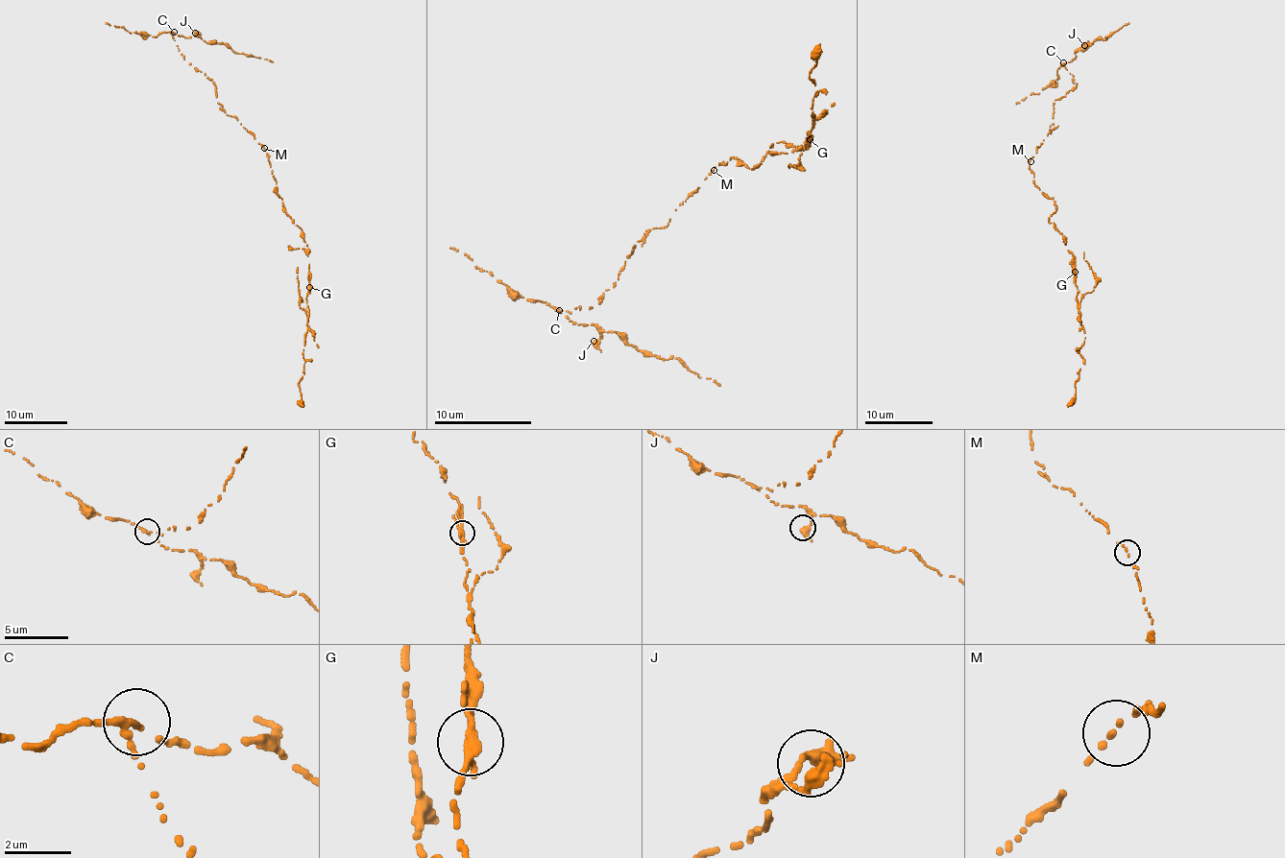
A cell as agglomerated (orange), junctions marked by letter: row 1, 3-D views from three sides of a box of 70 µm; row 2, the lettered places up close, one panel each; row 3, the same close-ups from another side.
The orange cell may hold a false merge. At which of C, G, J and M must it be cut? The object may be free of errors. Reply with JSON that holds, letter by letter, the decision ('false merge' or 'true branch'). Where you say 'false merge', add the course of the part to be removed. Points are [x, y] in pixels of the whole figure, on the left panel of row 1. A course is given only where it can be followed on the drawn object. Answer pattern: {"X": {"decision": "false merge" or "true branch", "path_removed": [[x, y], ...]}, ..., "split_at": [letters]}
{"C": {"decision": "true branch"}, "G": {"decision": "false merge", "path_removed": [[308, 287], [303, 350], [304, 373], [298, 385], [303, 406]]}, "J": {"decision": "true branch"}, "M": {"decision": "true branch"}, "split_at": ["G"]}

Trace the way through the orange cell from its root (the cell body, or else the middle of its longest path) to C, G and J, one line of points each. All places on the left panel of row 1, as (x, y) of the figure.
C: (264, 147), (236, 118), (226, 112), (217, 102), (212, 79), (183, 59), (172, 35), (174, 32)
G: (264, 147), (283, 211), (300, 227), (301, 236), (308, 248), (308, 287)
J: (264, 147), (226, 112), (212, 79), (183, 59), (172, 35), (190, 37), (199, 35), (195, 33)

